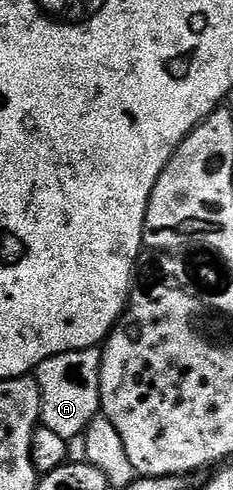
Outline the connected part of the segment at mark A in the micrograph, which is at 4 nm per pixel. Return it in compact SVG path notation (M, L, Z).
M92 346L86 350L63 352L43 360L35 371L41 393L40 425L51 428L68 443L80 439L96 414L101 413L101 352Z

